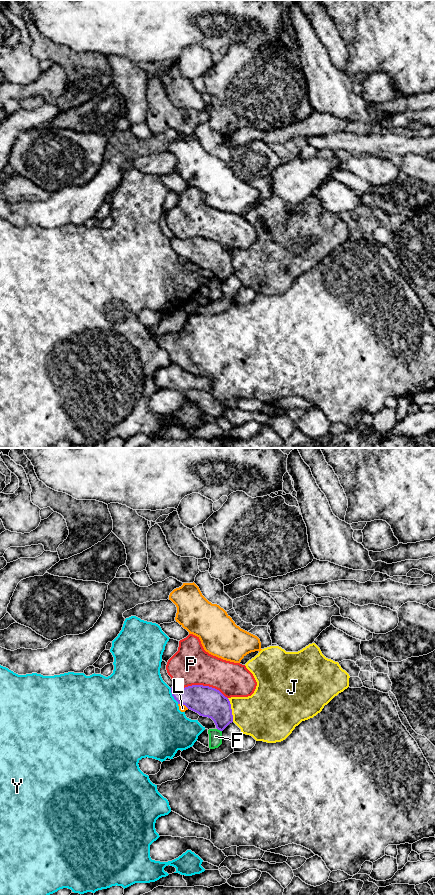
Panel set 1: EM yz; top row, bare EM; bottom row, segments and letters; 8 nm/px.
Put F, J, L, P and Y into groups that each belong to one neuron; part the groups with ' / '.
F / J / L / P / Y

